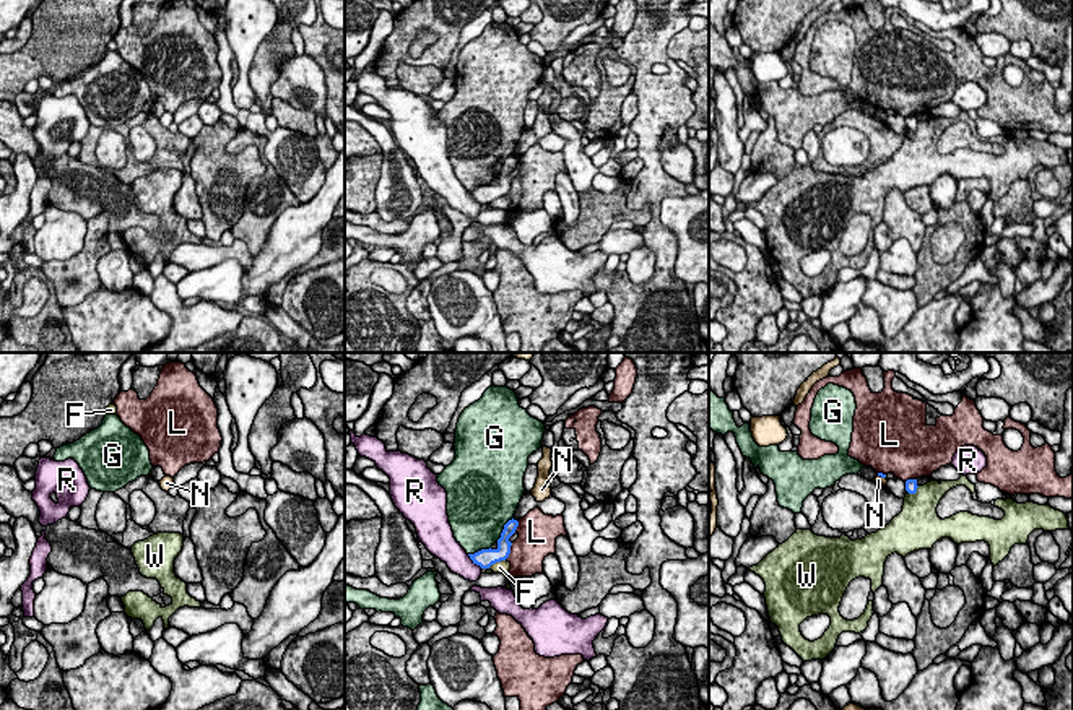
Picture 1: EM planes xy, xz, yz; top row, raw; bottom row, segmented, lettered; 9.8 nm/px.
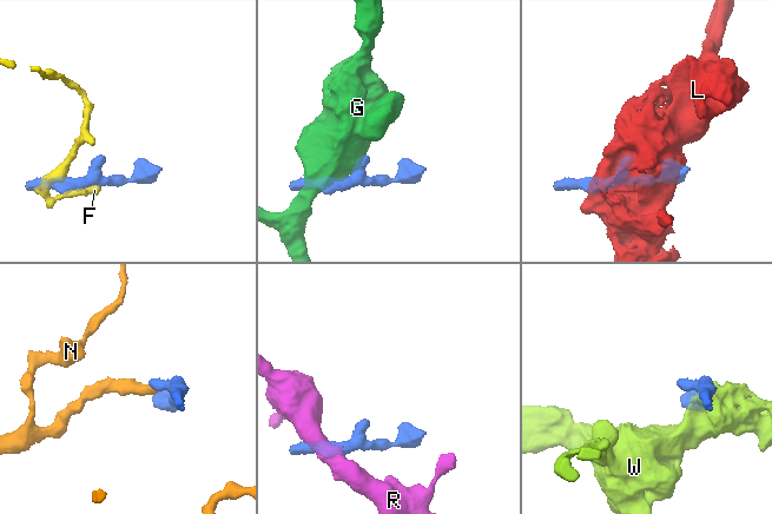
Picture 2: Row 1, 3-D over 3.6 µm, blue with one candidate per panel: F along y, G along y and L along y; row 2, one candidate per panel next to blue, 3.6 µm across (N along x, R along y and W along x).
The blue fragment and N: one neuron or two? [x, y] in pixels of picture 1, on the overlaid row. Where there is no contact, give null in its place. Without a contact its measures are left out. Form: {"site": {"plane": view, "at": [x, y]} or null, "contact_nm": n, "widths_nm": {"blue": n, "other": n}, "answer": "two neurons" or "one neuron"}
{"site": {"plane": "yz", "at": [881, 476]}, "contact_nm": 90, "widths_nm": {"blue": 50, "other": 90}, "answer": "two neurons"}

